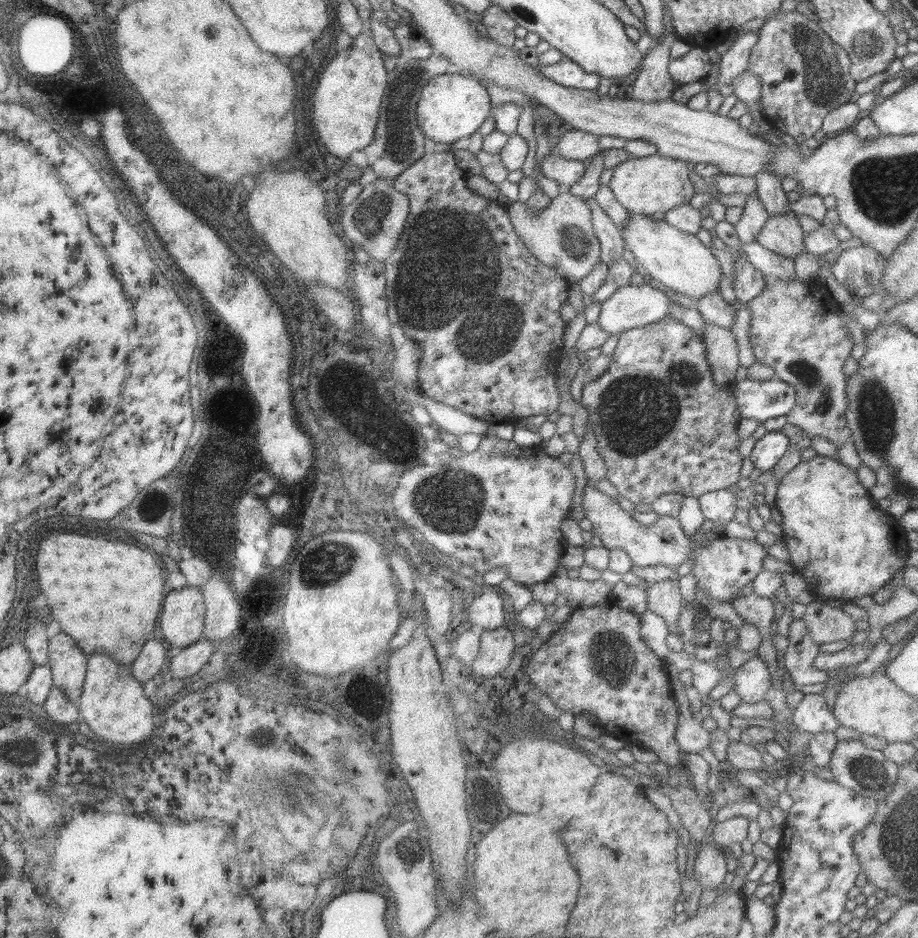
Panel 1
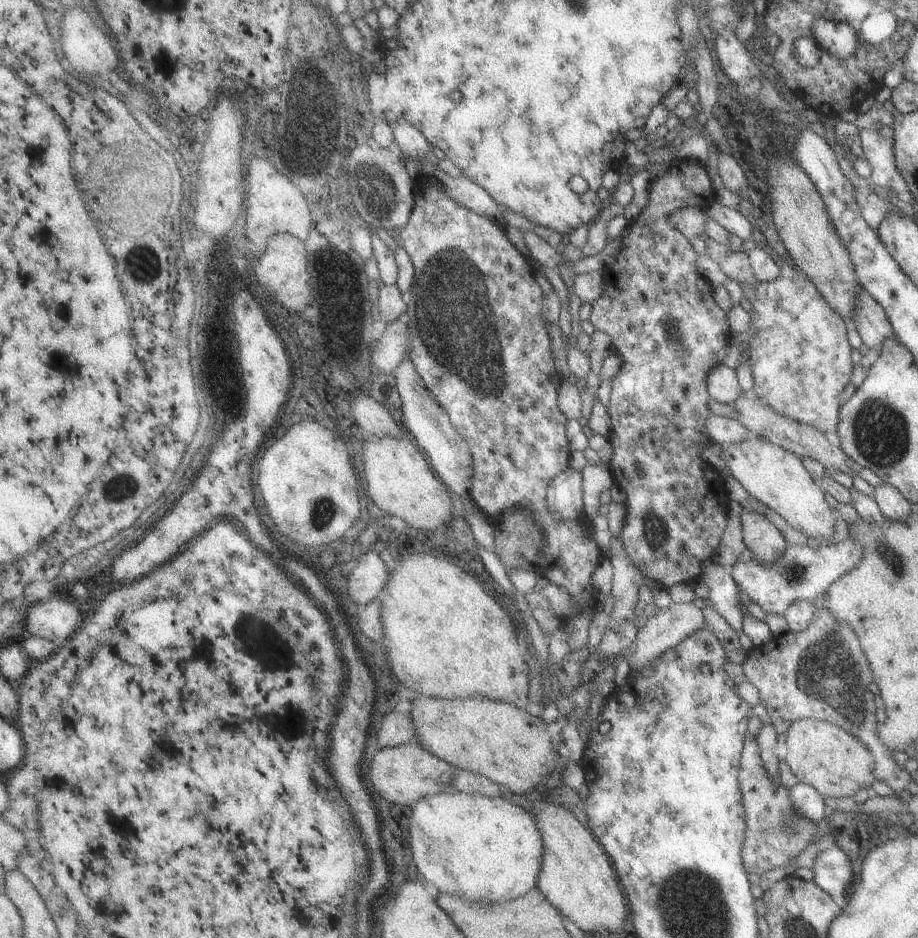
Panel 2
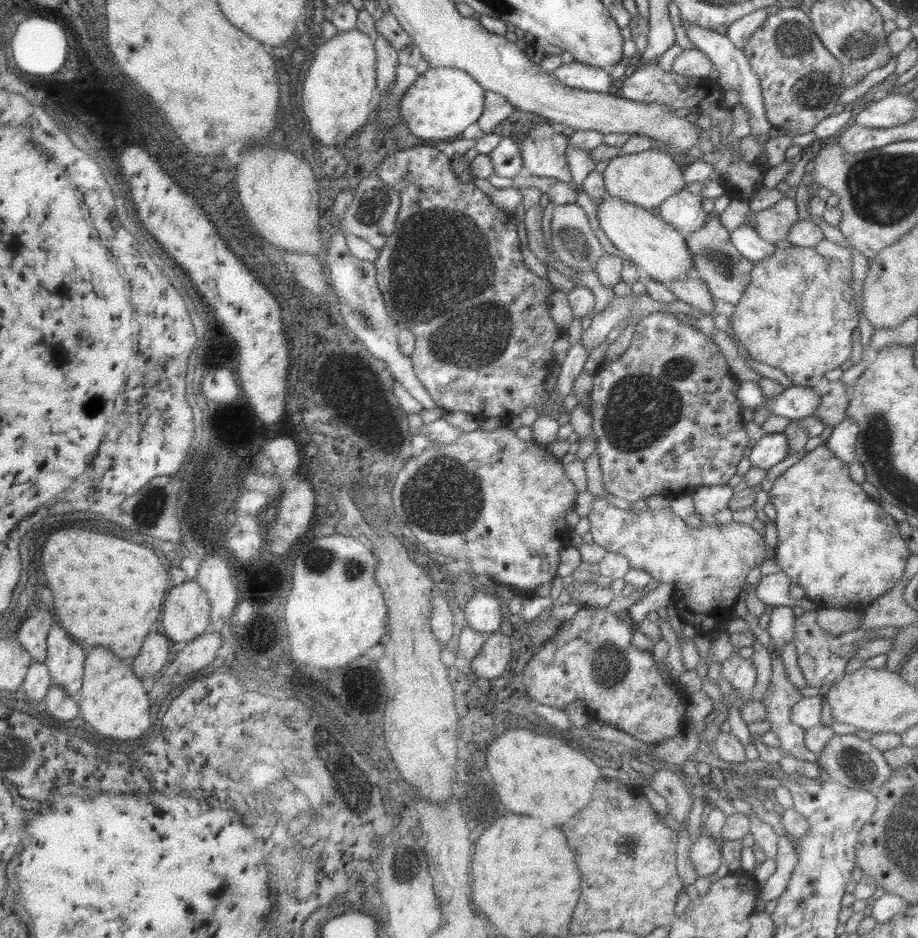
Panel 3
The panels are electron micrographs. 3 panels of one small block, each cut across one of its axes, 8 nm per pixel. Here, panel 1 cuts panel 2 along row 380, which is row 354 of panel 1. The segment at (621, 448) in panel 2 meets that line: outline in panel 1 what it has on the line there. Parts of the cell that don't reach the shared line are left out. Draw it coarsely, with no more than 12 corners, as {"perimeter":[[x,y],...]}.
{"perimeter":[[671,316],[586,382],[605,478],[639,507],[738,482],[732,386]]}

